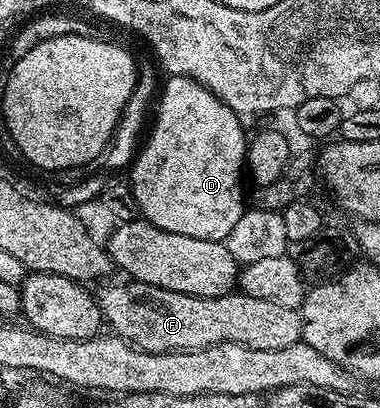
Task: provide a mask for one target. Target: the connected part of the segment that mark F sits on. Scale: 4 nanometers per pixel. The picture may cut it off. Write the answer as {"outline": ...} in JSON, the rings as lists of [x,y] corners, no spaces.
{"outline":[[[128,279],[126,283],[104,283],[104,288],[97,292],[99,308],[106,327],[142,352],[188,352],[223,343],[255,350],[283,350],[302,341],[302,313],[295,308],[240,292],[205,298],[158,288],[144,280]]]}

